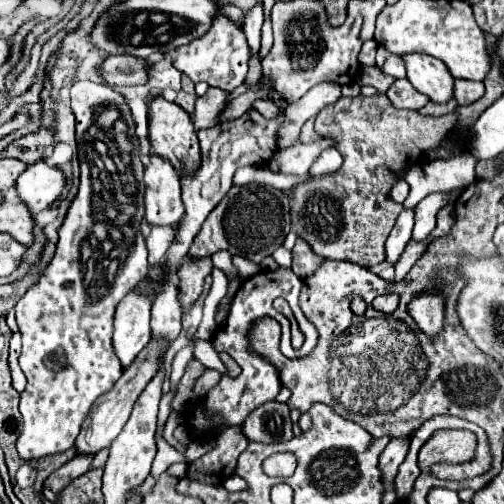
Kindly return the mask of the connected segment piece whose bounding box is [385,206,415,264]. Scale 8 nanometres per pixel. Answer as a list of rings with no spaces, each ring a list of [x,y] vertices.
[[[405,208],[401,210],[397,222],[395,222],[395,228],[391,230],[389,238],[387,238],[387,244],[385,244],[385,250],[387,250],[387,260],[389,262],[397,262],[397,258],[401,256],[405,244],[409,242],[411,238],[411,230],[413,230],[413,222],[415,222],[415,208]]]

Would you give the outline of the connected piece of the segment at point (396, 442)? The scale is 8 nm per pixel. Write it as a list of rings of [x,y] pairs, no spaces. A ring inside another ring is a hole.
[[[393,438],[393,440],[387,444],[387,448],[381,452],[379,464],[401,464],[401,462],[405,460],[407,448],[409,448],[409,440]]]

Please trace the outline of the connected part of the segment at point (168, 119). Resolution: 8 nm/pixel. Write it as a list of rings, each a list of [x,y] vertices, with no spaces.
[[[155,96],[149,102],[149,142],[151,142],[151,152],[171,160],[171,164],[177,170],[181,170],[181,168],[193,170],[199,166],[199,160],[201,160],[199,158],[199,140],[197,140],[191,116],[181,106],[165,100],[163,96]]]

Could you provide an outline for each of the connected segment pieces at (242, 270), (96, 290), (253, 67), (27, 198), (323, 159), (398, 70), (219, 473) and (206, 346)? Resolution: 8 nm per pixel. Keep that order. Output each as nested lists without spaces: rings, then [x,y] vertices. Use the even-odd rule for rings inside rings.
[[[233,256],[233,266],[237,268],[237,272],[239,272],[241,278],[251,278],[251,276],[255,276],[255,274],[261,272],[259,264],[251,264],[251,260],[247,260],[243,256]]]
[[[77,82],[71,86],[71,110],[75,114],[75,140],[81,170],[79,190],[67,210],[63,224],[57,230],[59,240],[53,260],[15,306],[17,324],[23,334],[19,366],[27,376],[27,388],[21,392],[19,404],[23,430],[17,438],[17,450],[23,460],[43,458],[69,450],[75,444],[79,424],[83,424],[87,418],[91,404],[115,386],[115,380],[119,380],[123,368],[111,344],[113,312],[119,300],[149,272],[147,248],[139,230],[145,214],[143,164],[139,158],[135,120],[127,100],[105,84]],[[67,282],[71,282],[69,288],[65,288]]]
[[[255,52],[255,56],[251,56],[249,60],[249,74],[247,74],[247,84],[255,84],[257,80],[261,80],[261,64],[259,64],[259,52]]]
[[[39,160],[35,164],[29,164],[25,172],[19,174],[15,188],[27,210],[31,214],[37,214],[61,196],[63,186],[65,186],[63,172]]]
[[[321,152],[319,154],[319,158],[315,160],[315,164],[311,166],[311,170],[309,170],[309,174],[331,174],[331,172],[335,172],[339,166],[341,166],[341,162],[343,162],[343,158],[341,158],[341,154],[339,152]]]
[[[389,56],[381,68],[385,74],[393,76],[393,78],[403,78],[405,76],[405,66],[403,60],[399,56]]]
[[[241,426],[223,430],[223,434],[217,436],[213,450],[189,462],[185,478],[201,484],[223,484],[227,478],[233,476],[237,458],[247,448],[247,444],[249,440],[243,436]]]
[[[197,340],[193,353],[195,358],[202,362],[206,367],[213,368],[222,374],[227,371],[219,358],[219,354],[214,350],[209,341]]]

